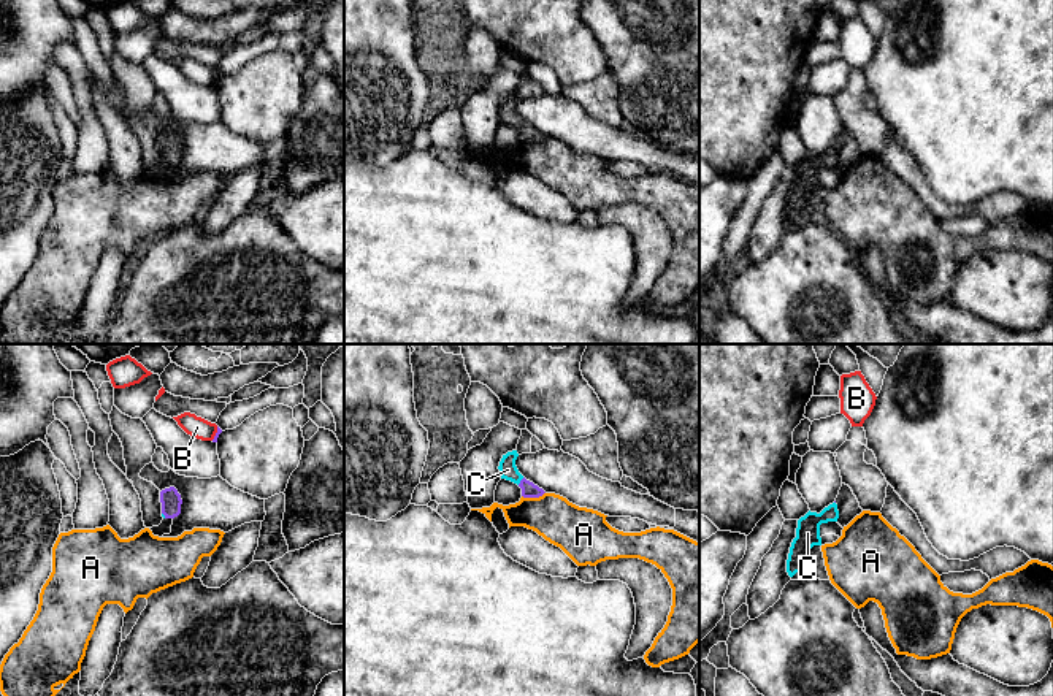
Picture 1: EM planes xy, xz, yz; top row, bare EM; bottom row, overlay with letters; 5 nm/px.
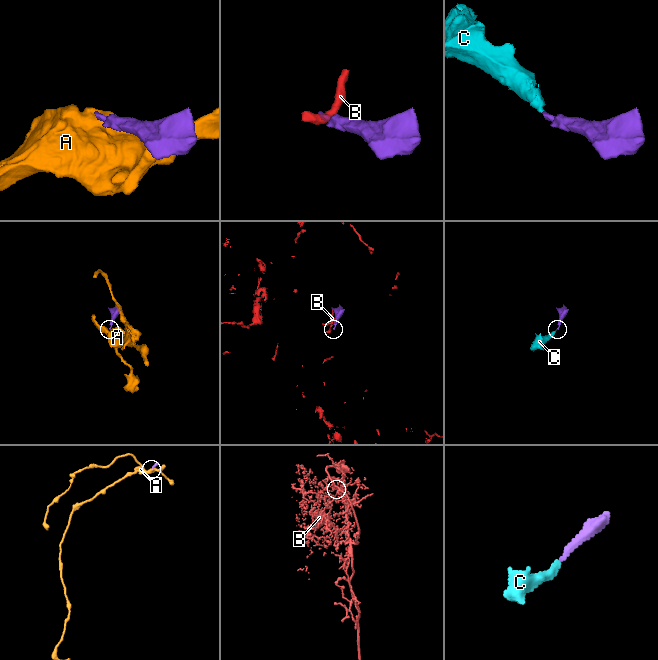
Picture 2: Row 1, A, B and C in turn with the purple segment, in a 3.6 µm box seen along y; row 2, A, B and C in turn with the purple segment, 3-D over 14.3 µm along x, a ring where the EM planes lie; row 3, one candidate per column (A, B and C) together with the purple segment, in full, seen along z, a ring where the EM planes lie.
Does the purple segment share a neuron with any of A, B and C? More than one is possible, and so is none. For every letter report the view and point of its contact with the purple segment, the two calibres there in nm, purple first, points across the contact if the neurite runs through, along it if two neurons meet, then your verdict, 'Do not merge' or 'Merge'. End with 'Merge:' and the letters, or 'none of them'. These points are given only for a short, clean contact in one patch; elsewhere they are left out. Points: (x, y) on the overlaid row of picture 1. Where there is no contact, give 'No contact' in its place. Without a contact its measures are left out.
A: Touches purple at xz (533, 497). Thickness 80 nm (purple) against 240 nm. Boundary: xz (544, 492), (538, 497), (522, 497). Do not merge
B: Touches purple at xy (216, 433). Thickness 20 nm (purple) against 110 nm. Boundary: xy (218, 427), (211, 439). Do not merge
C: Touches purple at xz (520, 481). Thickness 80 nm (purple) against 90 nm. Path across: xz (528, 489), (520, 481), (508, 470). Merge
Merge: C

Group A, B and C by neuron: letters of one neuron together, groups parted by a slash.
A / B / C

